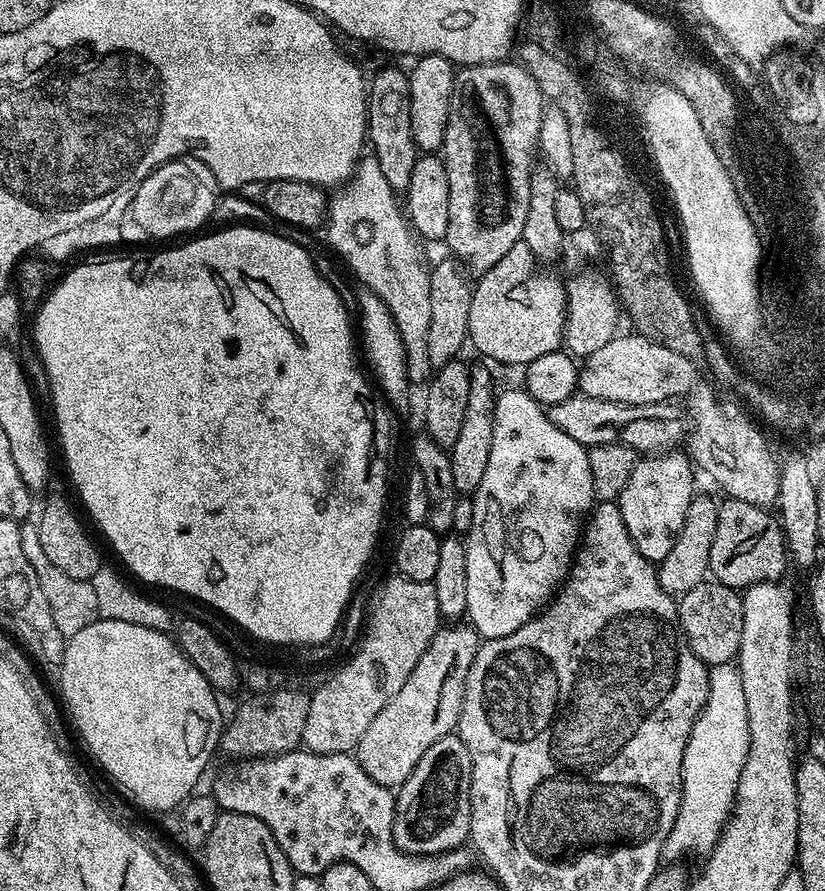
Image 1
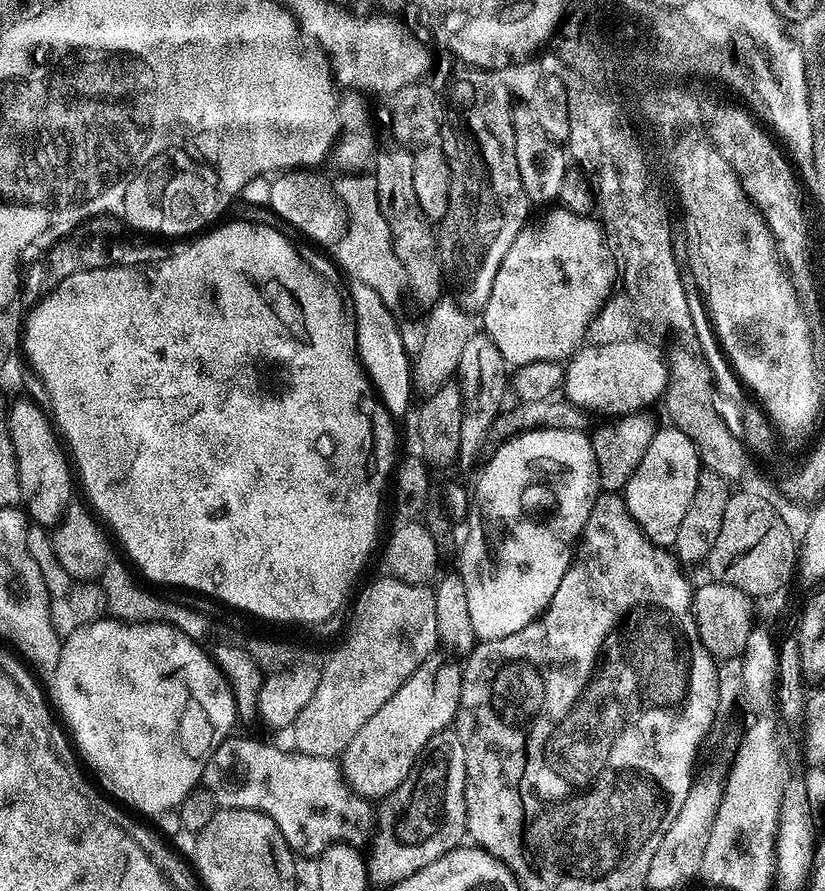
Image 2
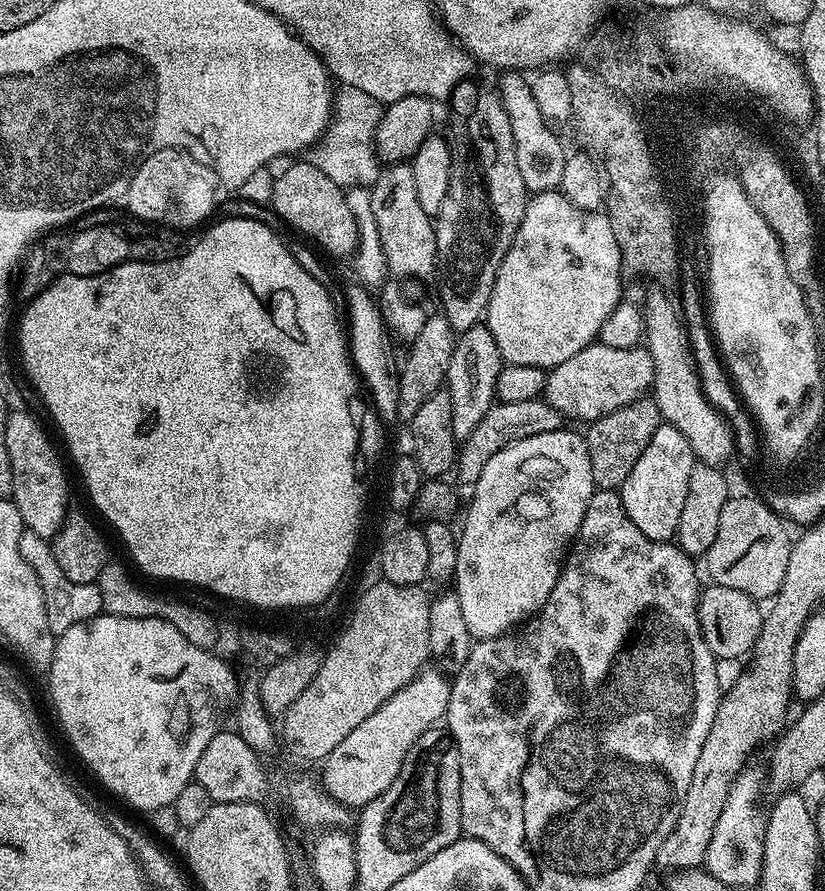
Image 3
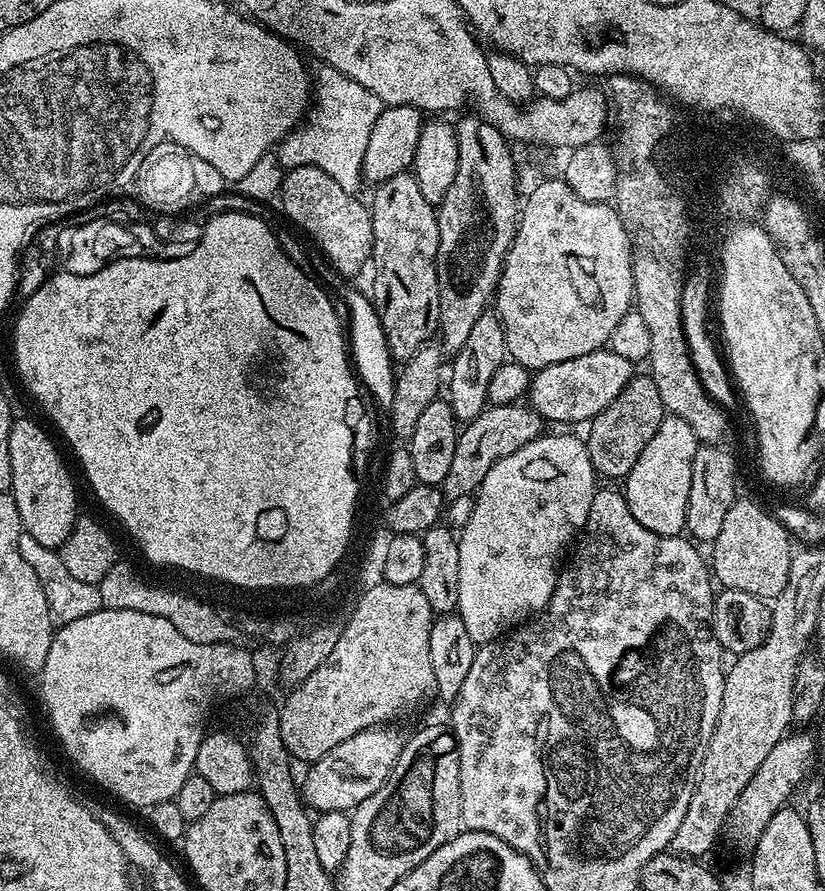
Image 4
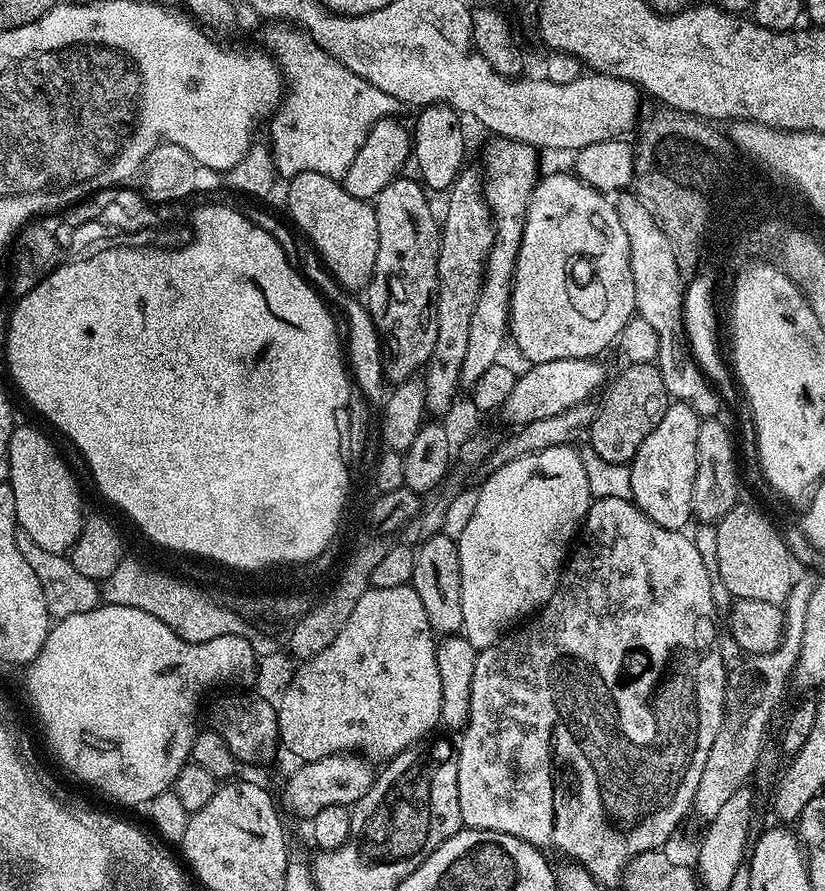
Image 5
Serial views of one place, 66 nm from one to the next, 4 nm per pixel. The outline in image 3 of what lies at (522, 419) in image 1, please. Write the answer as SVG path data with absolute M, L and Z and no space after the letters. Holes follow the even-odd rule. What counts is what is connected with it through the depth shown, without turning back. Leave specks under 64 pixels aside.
M568 431L534 434L507 444L502 450L498 450L498 454L494 454L490 458L490 462L486 462L486 467L482 469L482 474L476 479L475 485L471 489L471 492L473 491L472 501L468 504L468 517L464 520L464 533L462 531L459 533L456 546L458 562L454 577L454 591L462 602L462 614L466 617L466 626L476 640L492 640L495 636L503 636L509 630L515 629L521 622L535 616L544 607L544 603L550 598L550 590L554 590L556 580L560 577L560 569L566 559L566 553L580 532L582 518L586 514L586 506L590 506L590 498L598 489L594 482L594 474L590 470L587 439L581 433L579 436L576 432Z

